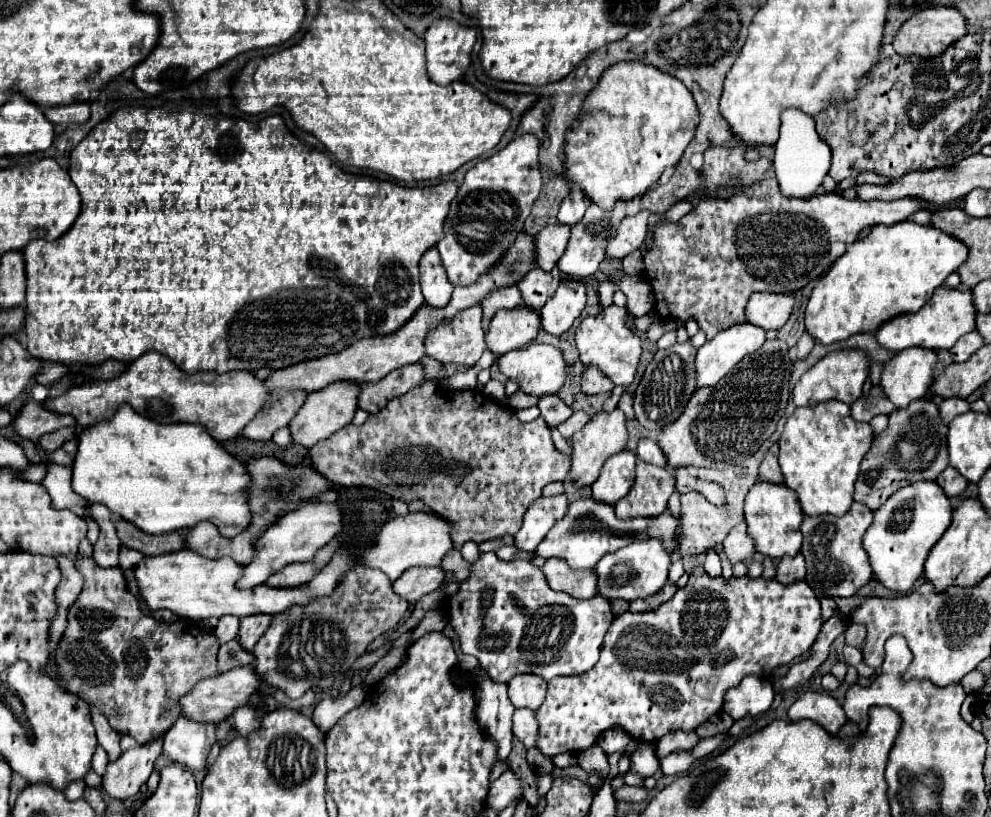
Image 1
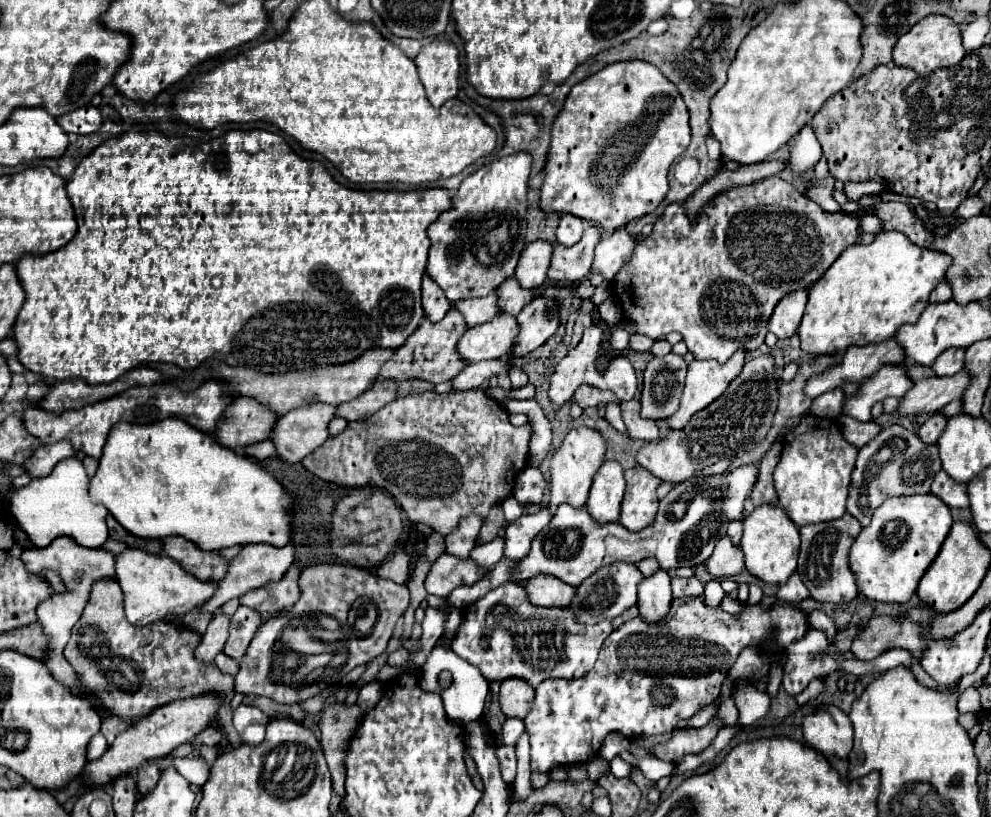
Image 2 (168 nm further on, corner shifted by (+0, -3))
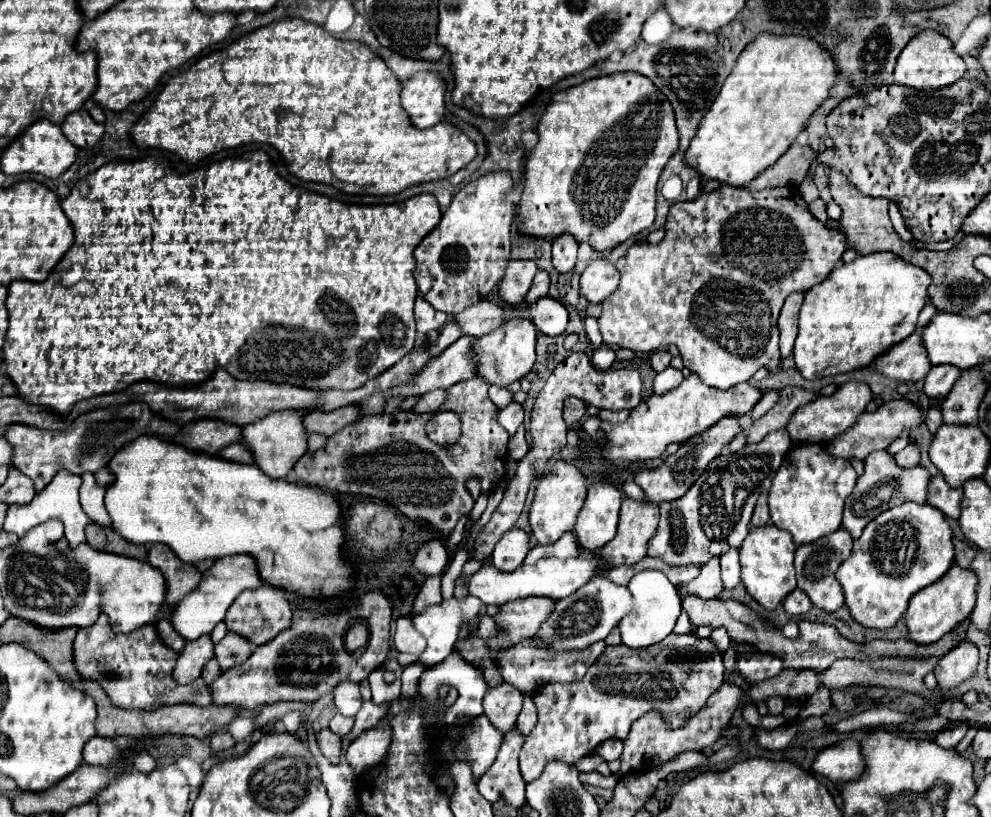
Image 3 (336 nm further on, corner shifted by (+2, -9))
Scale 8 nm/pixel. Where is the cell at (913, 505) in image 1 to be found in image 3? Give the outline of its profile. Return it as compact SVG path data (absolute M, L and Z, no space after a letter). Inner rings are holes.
M904 503L872 519L862 537L854 541L852 555L836 571L852 617L864 627L888 629L896 625L910 597L938 581L954 559L952 529L936 507Z

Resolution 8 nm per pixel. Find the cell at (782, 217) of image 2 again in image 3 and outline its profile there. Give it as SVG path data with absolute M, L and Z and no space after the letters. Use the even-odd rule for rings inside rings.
M720 185L712 193L702 193L696 201L674 203L670 207L668 221L666 221L664 229L666 229L666 235L664 235L664 239L660 243L656 243L656 245L652 245L652 243L634 243L628 249L626 257L618 259L616 267L620 271L620 285L612 295L608 295L602 301L602 315L598 317L604 343L634 349L634 351L644 353L644 355L648 355L652 351L658 351L658 349L664 349L664 347L674 343L680 349L680 355L684 359L684 367L694 371L694 373L698 373L704 379L704 383L708 383L710 387L720 387L720 389L728 389L728 387L732 387L736 383L748 381L760 367L768 367L770 371L778 371L778 367L780 367L780 351L778 351L778 323L776 321L778 321L778 313L780 313L780 307L782 307L784 299L794 291L804 293L812 285L816 285L822 279L826 279L832 273L832 269L836 267L836 263L840 263L842 253L848 247L844 233L840 229L828 229L824 223L820 223L810 213L808 203L802 199L802 195L796 189L772 189L772 191L762 191L762 193L754 195L748 189Z

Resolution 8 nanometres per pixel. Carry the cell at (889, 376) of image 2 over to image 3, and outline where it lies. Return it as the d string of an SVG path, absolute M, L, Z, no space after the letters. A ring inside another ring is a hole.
M856 381L844 383L830 397L820 395L816 401L800 407L794 413L794 417L790 419L788 433L792 437L792 443L804 443L804 441L822 443L822 441L830 441L830 439L838 437L840 433L844 433L848 427L852 427L858 421L858 417L866 411L866 407L872 399L874 399L872 389L866 383L856 383Z

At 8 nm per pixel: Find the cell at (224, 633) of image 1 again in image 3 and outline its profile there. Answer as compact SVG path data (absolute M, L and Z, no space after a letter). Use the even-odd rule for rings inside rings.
M202 635L196 641L188 641L176 663L176 671L174 671L176 679L180 683L194 681L196 677L202 675L202 669L210 659L214 659L214 643L210 635Z

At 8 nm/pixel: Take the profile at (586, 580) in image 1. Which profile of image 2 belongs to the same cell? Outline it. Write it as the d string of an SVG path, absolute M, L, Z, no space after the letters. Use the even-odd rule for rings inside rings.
M536 575L526 581L526 597L538 607L566 607L574 597L574 587L550 575Z

